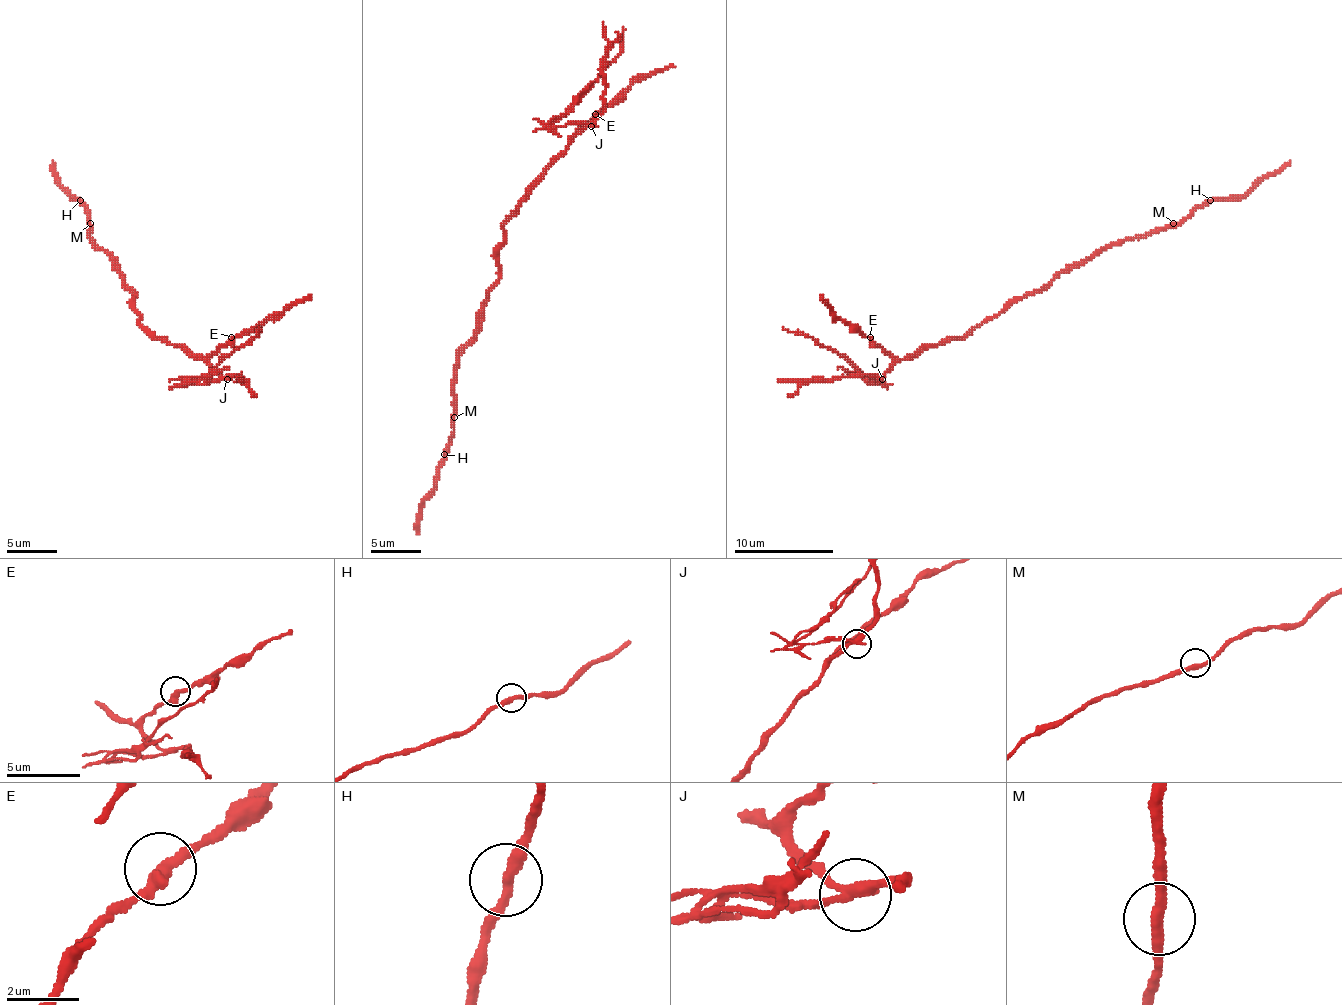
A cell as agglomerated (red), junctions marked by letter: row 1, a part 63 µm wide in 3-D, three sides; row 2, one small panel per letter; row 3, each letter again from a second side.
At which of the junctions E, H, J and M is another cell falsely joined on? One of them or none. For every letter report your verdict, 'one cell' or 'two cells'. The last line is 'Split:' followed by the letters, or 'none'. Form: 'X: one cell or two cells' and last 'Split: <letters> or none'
E: one cell
H: one cell
J: two cells
M: one cell
Split: J

